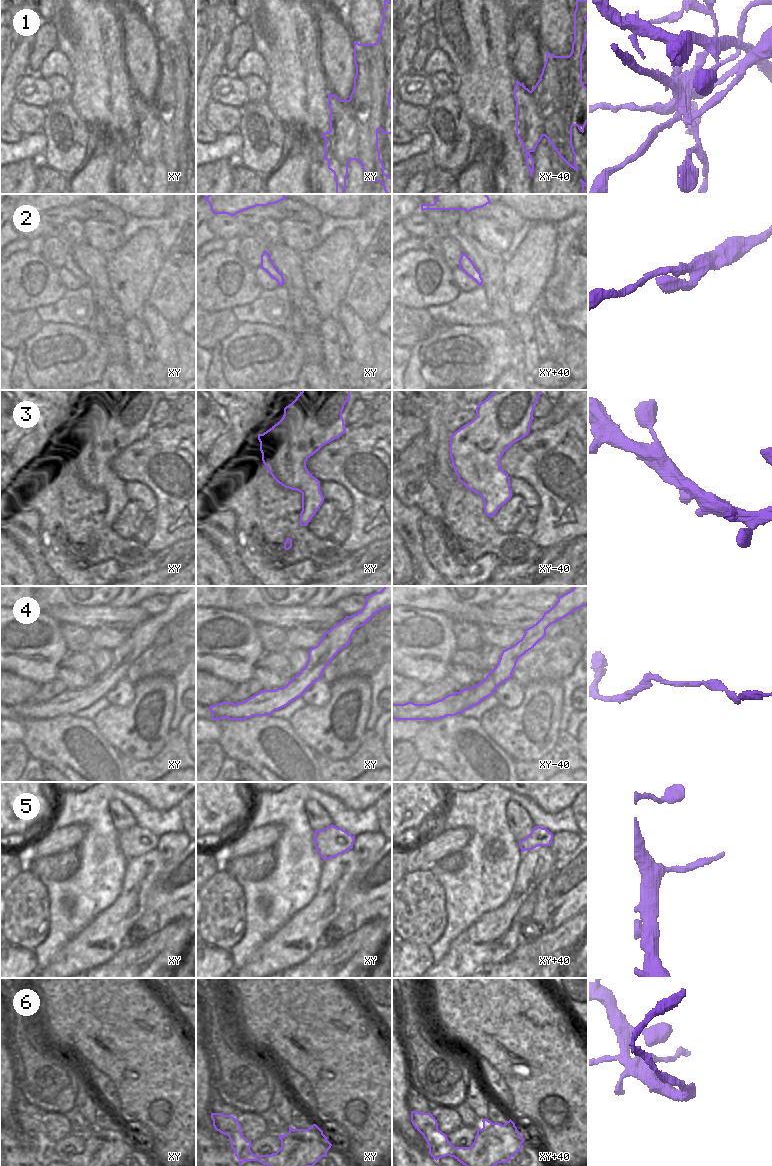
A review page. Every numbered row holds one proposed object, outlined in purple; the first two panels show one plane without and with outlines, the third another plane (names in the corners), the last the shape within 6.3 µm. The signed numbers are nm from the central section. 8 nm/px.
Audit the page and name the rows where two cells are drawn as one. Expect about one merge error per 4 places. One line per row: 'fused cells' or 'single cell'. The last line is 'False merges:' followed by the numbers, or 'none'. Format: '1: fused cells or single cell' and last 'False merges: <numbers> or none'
1: fused cells
2: single cell
3: single cell
4: single cell
5: single cell
6: fused cells
False merges: 1, 6

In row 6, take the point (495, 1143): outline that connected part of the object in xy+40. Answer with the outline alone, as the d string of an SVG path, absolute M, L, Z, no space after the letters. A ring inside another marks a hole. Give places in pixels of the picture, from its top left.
M483 1119L483 1128L477 1129L470 1147L454 1147L447 1135L439 1131L424 1131L421 1134L429 1146L429 1154L436 1161L442 1157L454 1157L465 1166L495 1166L509 1163L522 1149L524 1138L510 1119L504 1125Z

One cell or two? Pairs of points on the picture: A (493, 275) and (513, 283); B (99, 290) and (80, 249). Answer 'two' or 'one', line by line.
A: two
B: one

